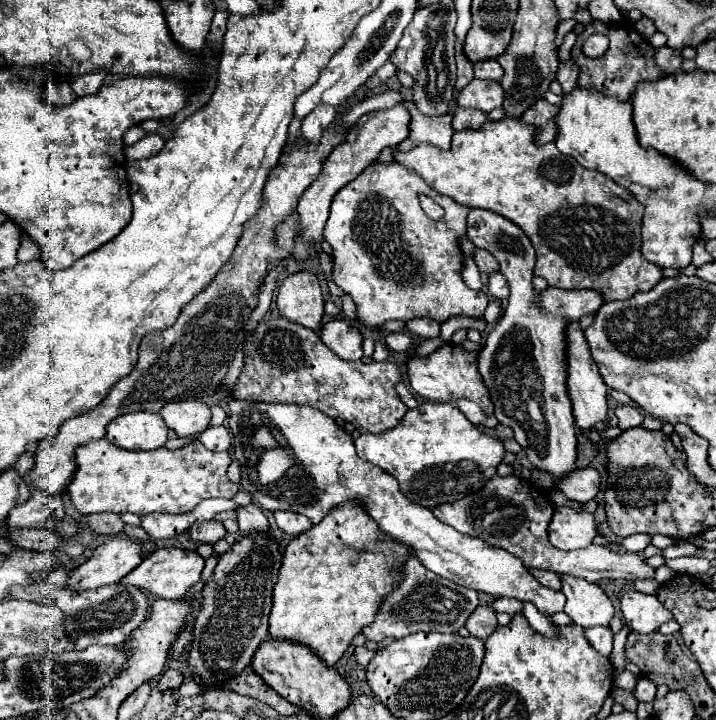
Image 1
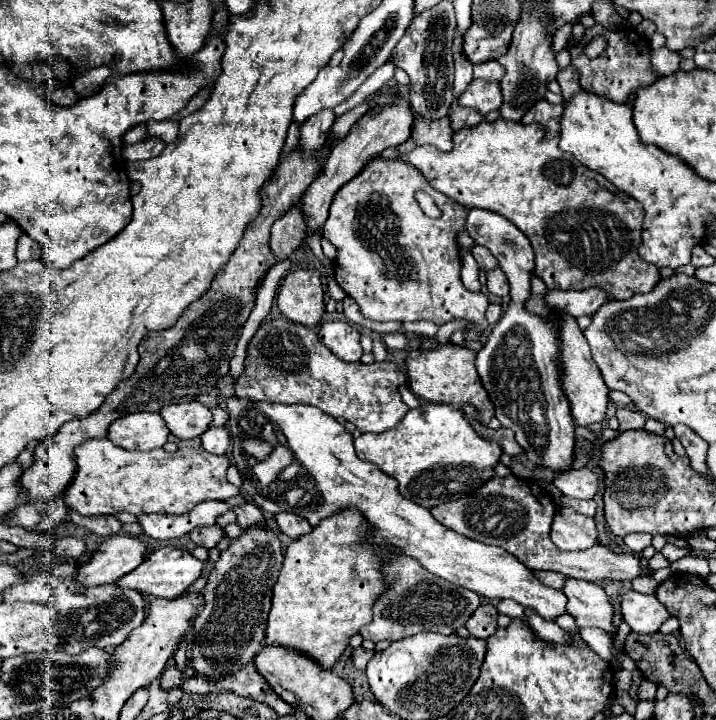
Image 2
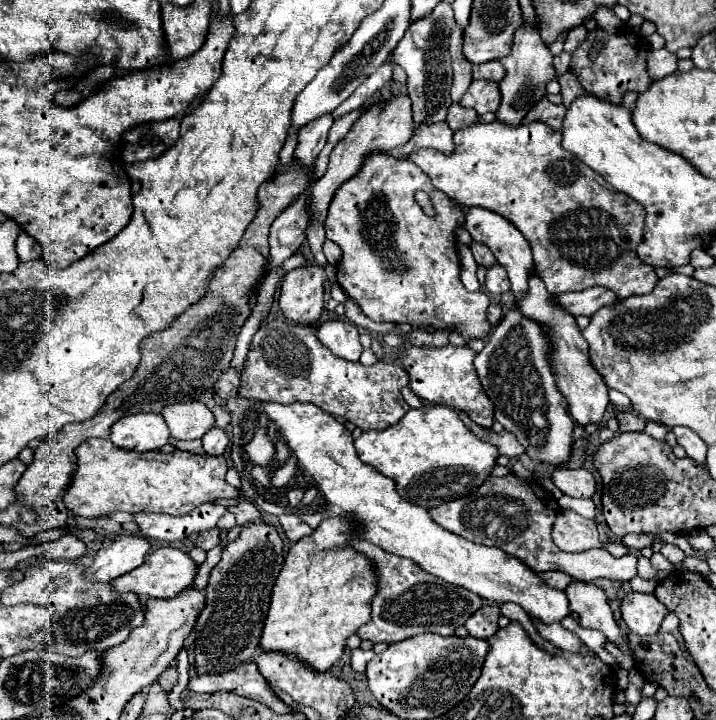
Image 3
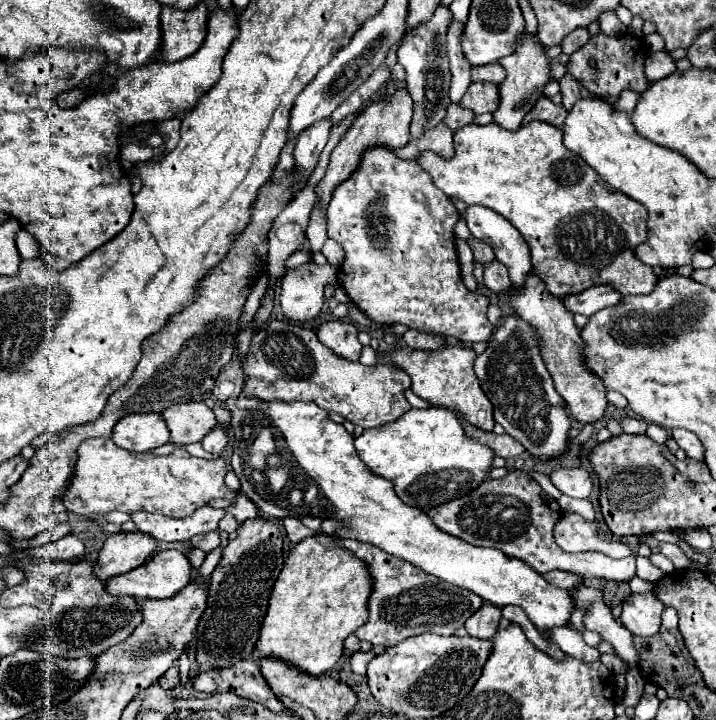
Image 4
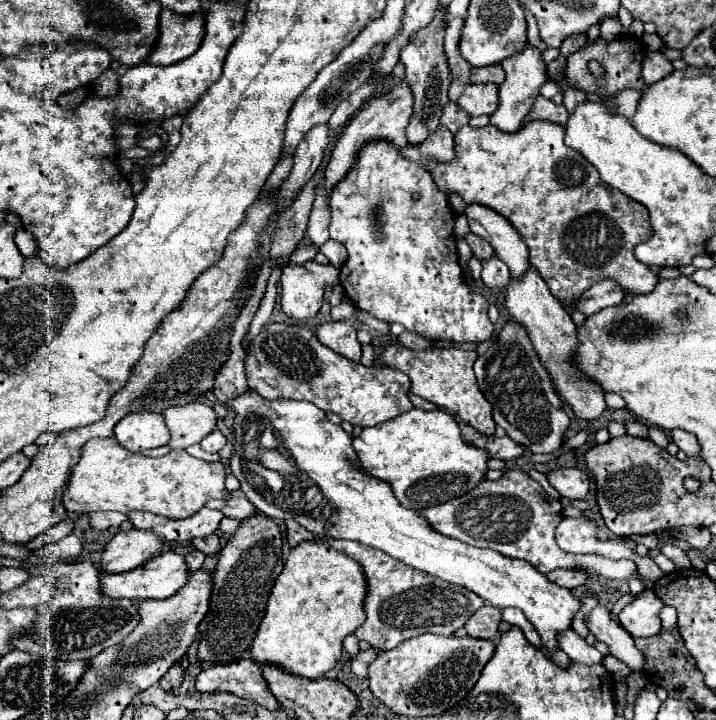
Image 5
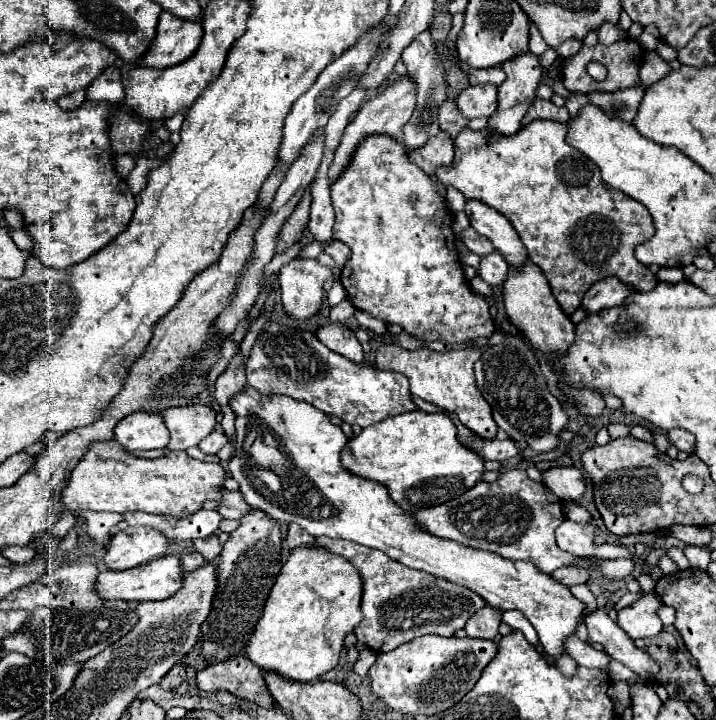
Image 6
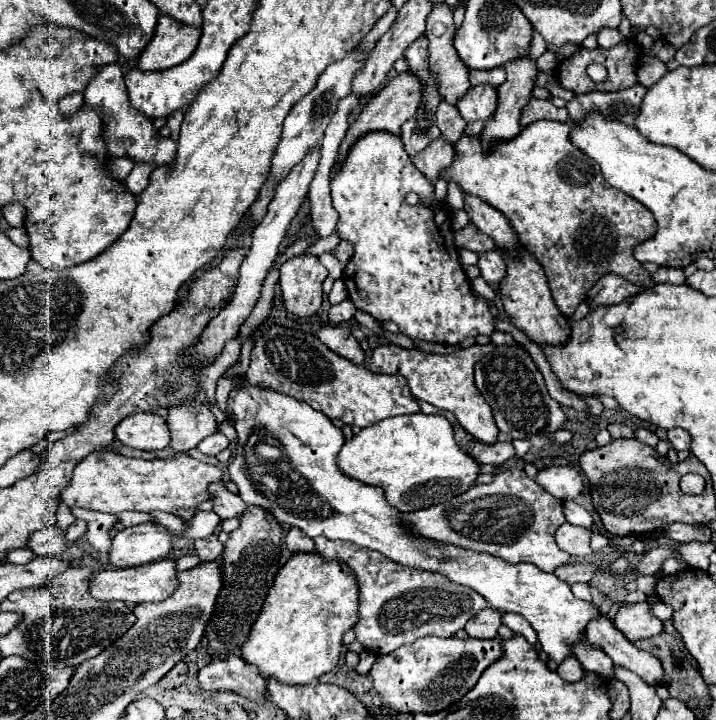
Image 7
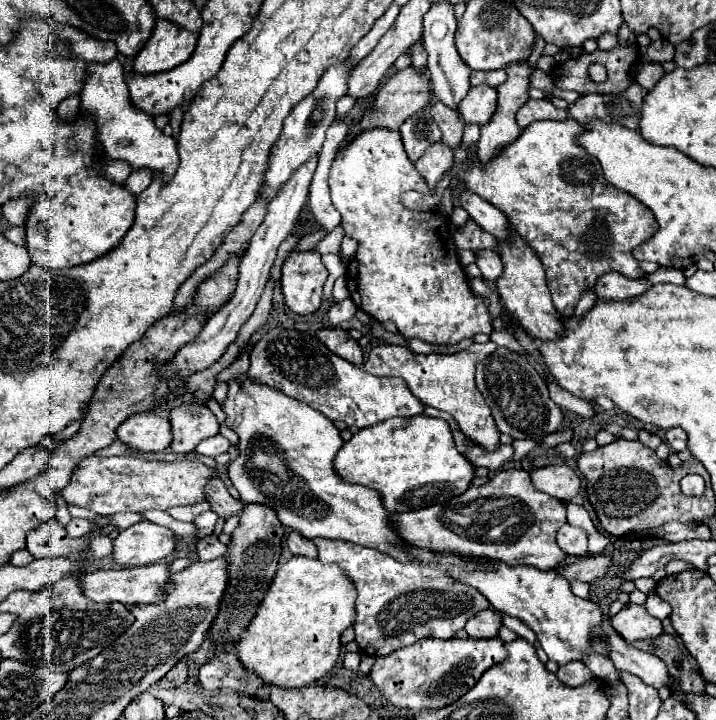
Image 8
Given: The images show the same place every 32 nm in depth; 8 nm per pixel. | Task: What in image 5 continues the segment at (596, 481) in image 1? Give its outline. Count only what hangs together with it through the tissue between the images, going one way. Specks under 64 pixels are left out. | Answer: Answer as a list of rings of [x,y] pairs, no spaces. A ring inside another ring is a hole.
[[[558,468],[548,472],[546,478],[562,498],[570,500],[582,500],[590,488],[590,480],[580,468]]]

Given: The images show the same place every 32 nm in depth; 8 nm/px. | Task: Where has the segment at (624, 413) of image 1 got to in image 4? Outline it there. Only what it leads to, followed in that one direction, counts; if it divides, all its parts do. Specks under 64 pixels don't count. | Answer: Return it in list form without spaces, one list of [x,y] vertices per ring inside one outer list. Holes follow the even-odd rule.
[[[634,416],[622,418],[620,424],[622,424],[624,432],[628,432],[628,434],[646,434],[646,428],[648,428],[648,424],[642,418],[634,418]]]

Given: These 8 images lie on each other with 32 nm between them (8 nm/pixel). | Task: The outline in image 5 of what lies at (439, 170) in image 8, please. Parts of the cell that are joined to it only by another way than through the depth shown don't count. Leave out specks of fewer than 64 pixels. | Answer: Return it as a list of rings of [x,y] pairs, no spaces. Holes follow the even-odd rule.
[[[438,126],[438,132],[428,136],[428,140],[424,144],[418,144],[416,148],[404,146],[402,148],[402,156],[406,156],[408,160],[414,160],[416,164],[420,164],[424,170],[428,170],[428,160],[436,160],[440,164],[446,164],[454,158],[454,140],[452,134]]]

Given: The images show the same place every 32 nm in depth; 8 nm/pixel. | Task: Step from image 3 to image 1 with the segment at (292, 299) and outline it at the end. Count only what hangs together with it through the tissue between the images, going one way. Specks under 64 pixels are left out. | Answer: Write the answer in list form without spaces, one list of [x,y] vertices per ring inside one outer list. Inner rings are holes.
[[[296,272],[284,278],[276,296],[278,310],[290,322],[302,324],[312,330],[320,330],[324,316],[322,286],[316,274]]]

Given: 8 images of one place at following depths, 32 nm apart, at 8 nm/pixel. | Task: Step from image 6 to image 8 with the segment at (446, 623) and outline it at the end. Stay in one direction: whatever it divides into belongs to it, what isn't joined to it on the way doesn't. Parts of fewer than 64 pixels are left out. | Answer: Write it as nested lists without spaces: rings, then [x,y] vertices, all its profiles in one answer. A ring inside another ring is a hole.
[[[316,538],[314,544],[318,546],[320,562],[340,564],[358,592],[354,632],[362,654],[378,658],[428,636],[442,640],[454,638],[472,614],[490,608],[490,602],[476,588],[458,582],[450,574],[448,568],[462,564],[456,556],[434,556],[428,550],[406,548],[410,554],[416,554],[420,562],[434,560],[436,568],[432,568],[426,564],[402,564],[384,552],[346,540]]]

